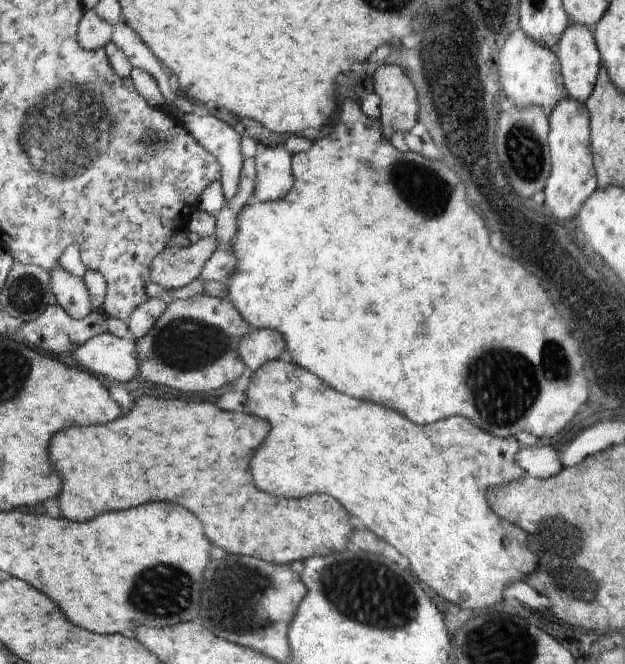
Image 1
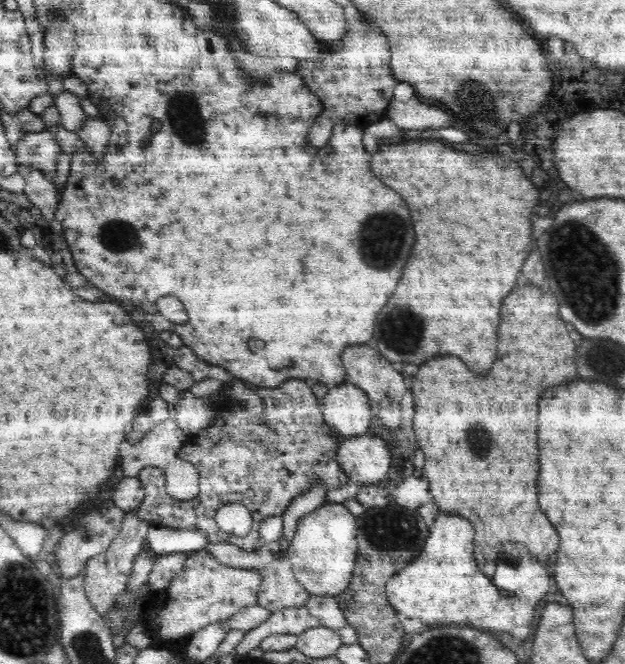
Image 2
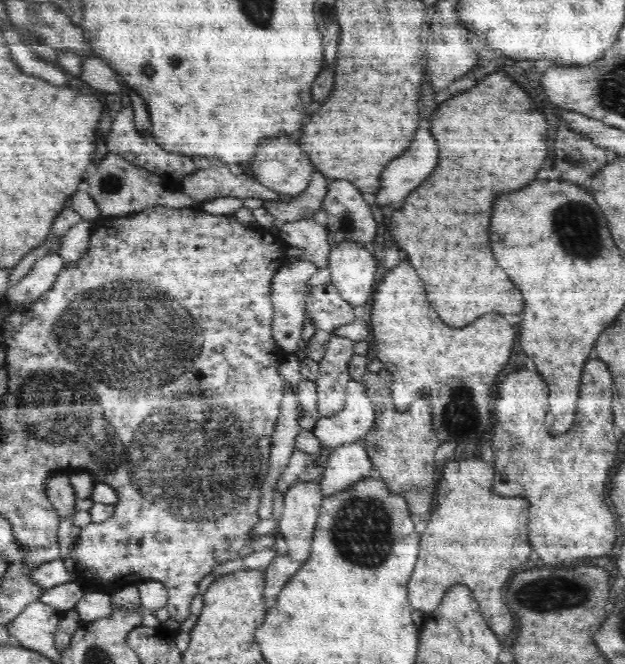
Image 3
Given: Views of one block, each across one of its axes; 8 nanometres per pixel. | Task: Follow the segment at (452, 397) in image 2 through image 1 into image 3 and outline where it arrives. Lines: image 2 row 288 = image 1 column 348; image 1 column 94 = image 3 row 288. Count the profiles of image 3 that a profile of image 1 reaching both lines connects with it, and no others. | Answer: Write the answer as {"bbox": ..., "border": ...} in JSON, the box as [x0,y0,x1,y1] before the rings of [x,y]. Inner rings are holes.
{"bbox":[390,72,548,326],"border":[[[494,72],[472,90],[456,94],[432,116],[432,134],[440,146],[438,168],[394,214],[390,234],[396,246],[406,252],[406,258],[418,266],[428,302],[450,326],[466,326],[466,322],[474,322],[486,310],[522,314],[524,298],[520,290],[492,258],[488,216],[498,190],[514,190],[514,186],[536,178],[536,172],[546,162],[546,128],[548,124],[534,110],[534,102],[504,72]],[[486,284],[488,288],[484,288]]]}

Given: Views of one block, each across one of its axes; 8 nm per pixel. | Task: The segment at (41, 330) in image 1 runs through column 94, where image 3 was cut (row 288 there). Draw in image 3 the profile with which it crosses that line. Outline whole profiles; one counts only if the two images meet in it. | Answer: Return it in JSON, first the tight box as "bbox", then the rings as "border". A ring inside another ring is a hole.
{"bbox":[304,282,356,333],"border":[[[328,282],[310,288],[304,314],[316,330],[332,333],[336,328],[356,320],[354,308],[354,305],[341,297],[337,286]]]}

